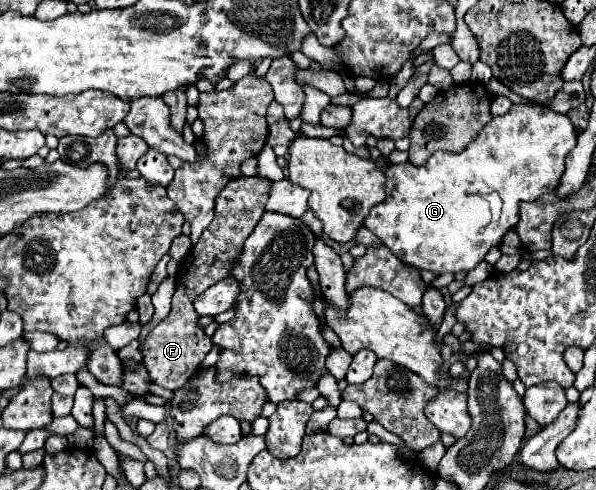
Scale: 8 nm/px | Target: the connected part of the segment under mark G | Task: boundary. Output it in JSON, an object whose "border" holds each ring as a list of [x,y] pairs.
{"border":[[[512,105],[506,115],[494,117],[462,153],[436,151],[422,167],[412,163],[386,167],[386,199],[370,210],[364,225],[406,265],[434,273],[470,271],[516,227],[522,201],[536,201],[558,187],[564,159],[574,149],[576,137],[576,127],[566,115],[536,105]]]}

